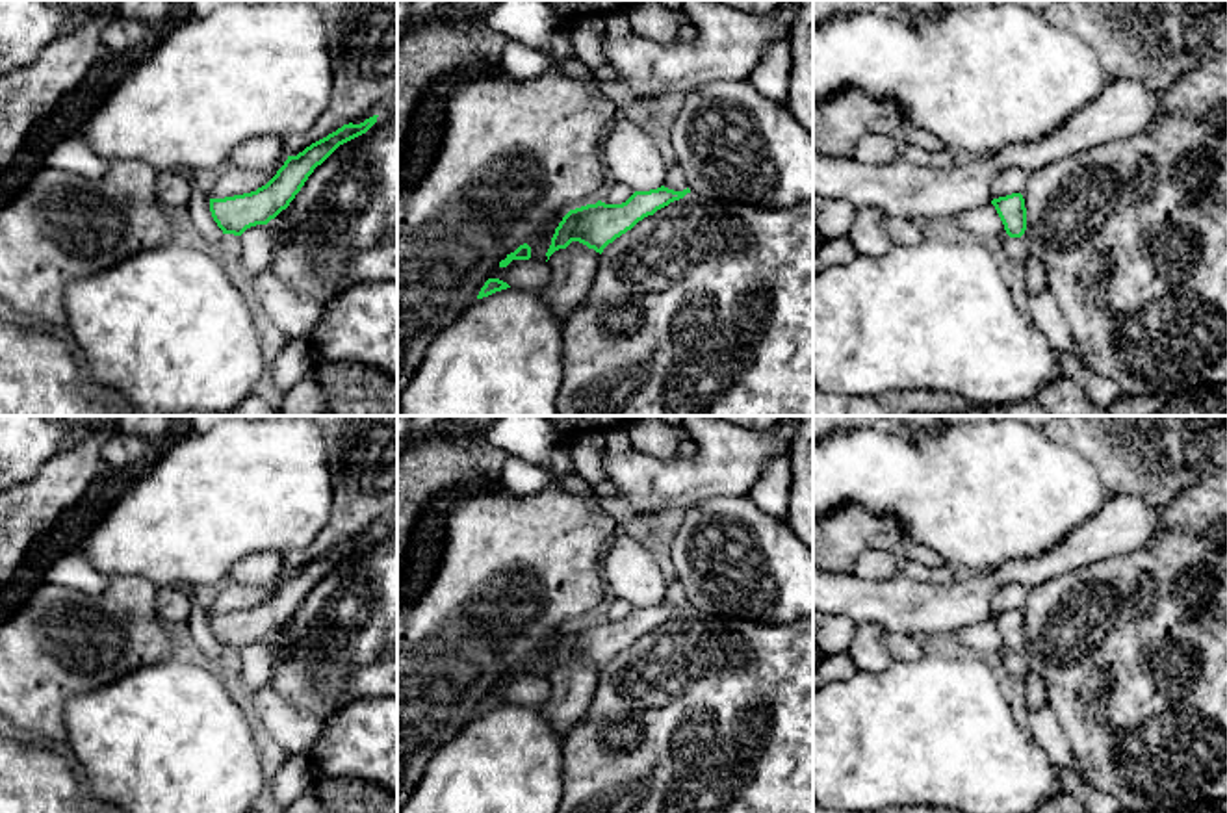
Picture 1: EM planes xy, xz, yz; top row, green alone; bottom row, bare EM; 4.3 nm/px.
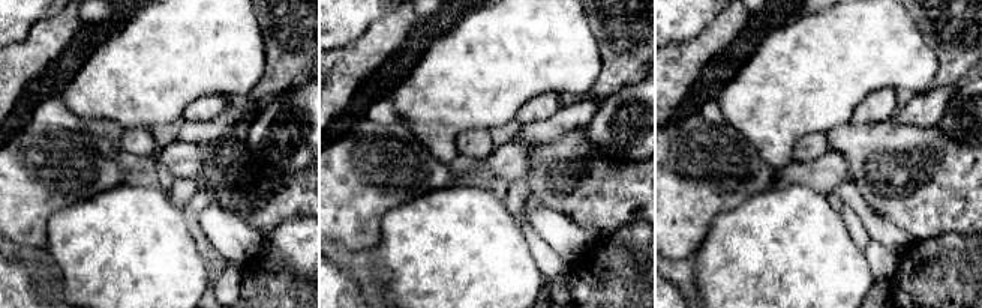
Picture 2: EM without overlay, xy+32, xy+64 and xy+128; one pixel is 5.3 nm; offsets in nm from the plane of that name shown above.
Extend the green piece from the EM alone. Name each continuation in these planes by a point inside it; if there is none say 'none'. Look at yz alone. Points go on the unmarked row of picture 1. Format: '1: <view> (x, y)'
none

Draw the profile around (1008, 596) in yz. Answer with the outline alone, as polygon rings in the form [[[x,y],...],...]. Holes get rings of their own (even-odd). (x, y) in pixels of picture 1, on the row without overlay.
[[[1008,583],[1002,585],[993,596],[991,596],[991,616],[999,613],[1006,613],[1012,609],[1021,609],[1025,607],[1028,596],[1028,588],[1023,587],[1021,583]]]

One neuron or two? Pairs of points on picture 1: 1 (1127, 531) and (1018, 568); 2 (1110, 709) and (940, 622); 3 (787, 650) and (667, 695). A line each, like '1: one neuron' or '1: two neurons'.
1: one neuron
2: two neurons
3: one neuron

